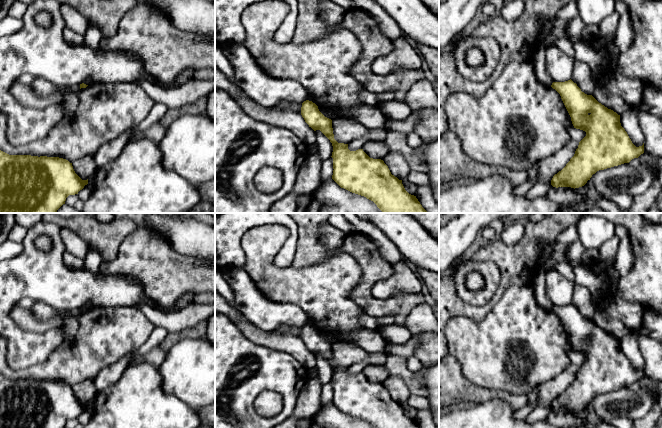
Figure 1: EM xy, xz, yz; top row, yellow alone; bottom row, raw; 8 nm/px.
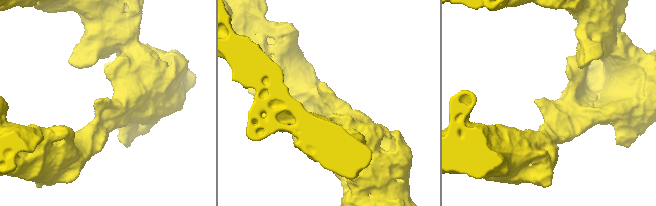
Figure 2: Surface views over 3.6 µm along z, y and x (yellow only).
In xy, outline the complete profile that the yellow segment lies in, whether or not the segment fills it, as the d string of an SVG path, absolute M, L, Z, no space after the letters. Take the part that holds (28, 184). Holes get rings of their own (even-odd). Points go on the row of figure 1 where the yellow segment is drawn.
M0 150L0 213L56 213L69 195L88 184L74 171L72 163L59 157L9 155Z

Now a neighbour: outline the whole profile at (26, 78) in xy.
M24 73L19 76L16 82L20 84L31 84L36 79L36 76L30 73Z

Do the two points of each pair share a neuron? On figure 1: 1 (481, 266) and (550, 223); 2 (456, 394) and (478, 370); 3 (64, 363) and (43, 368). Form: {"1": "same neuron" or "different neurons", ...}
{"1": "different neurons", "2": "different neurons", "3": "same neuron"}

